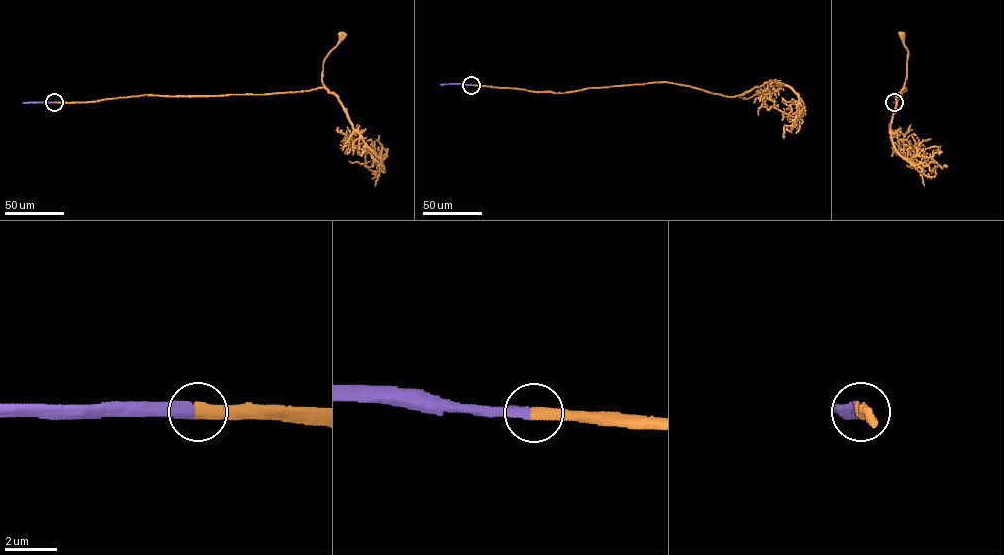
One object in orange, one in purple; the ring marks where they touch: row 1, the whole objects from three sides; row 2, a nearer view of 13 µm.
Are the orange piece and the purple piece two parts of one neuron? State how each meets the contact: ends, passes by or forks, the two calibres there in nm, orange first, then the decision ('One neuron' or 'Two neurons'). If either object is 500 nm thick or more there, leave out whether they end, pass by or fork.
At the ring orange ends. At the ring purple ends. Thickness 440 nm (orange) against 400 nm. One neuron

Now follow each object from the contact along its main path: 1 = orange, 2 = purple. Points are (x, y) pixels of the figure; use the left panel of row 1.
1: (54, 102), (97, 101), (140, 95), (272, 94), (324, 87), (323, 61), (341, 35)
2: (54, 102), (23, 102)

